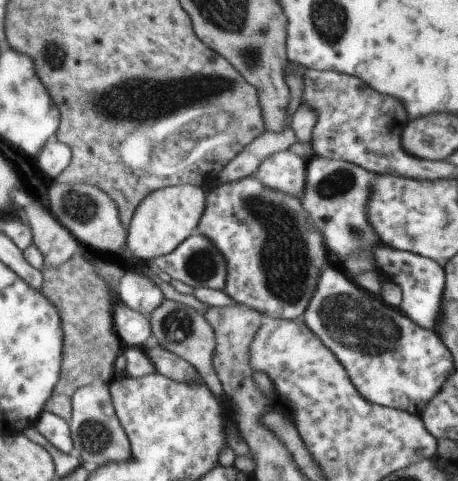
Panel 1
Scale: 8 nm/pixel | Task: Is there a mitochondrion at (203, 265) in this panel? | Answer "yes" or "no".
yes

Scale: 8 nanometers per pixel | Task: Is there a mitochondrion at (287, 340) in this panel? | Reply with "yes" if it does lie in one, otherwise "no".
no

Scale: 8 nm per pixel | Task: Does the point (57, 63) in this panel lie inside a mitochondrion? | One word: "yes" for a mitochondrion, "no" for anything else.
yes

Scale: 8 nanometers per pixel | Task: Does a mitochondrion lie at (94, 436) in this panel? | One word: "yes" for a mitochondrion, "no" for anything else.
yes

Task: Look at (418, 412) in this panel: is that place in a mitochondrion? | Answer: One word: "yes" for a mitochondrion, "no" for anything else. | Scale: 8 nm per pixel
no

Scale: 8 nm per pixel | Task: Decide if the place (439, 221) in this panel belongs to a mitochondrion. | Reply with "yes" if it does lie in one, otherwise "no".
no

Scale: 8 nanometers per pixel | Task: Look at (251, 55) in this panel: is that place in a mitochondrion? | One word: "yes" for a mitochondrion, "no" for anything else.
yes

